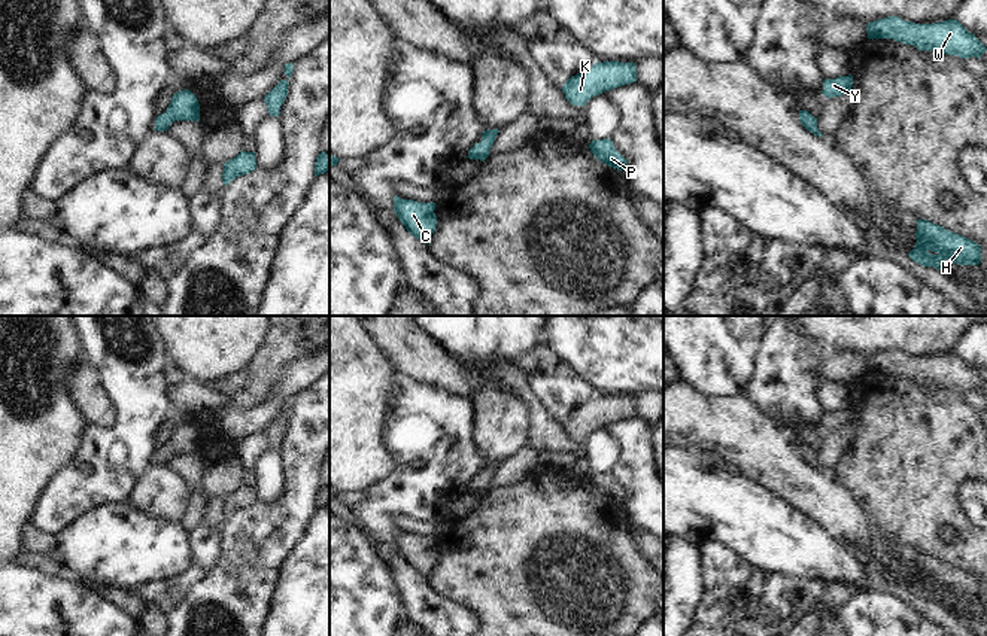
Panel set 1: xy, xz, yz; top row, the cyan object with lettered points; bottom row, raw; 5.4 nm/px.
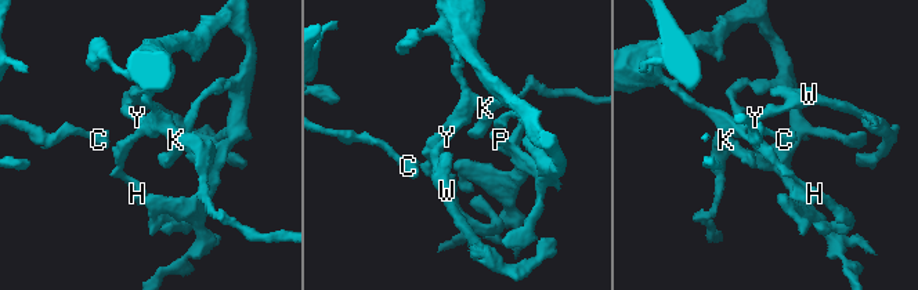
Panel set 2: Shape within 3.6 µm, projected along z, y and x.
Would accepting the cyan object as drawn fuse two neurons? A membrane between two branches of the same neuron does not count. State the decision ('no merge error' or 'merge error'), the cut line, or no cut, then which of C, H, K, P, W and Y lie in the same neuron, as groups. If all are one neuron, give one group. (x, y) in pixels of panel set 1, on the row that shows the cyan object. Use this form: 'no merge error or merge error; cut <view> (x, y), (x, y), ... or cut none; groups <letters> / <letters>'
no merge error; cut none; groups C H K P W Y

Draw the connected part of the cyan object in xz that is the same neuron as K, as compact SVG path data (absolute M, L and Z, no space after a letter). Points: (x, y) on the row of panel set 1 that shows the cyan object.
M595 63L581 73L571 76L561 88L573 106L584 106L592 97L637 82L635 63Z

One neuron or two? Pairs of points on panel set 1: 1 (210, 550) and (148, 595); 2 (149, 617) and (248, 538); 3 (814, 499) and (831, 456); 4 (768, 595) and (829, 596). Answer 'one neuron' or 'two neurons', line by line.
1: one neuron
2: two neurons
3: two neurons
4: two neurons

